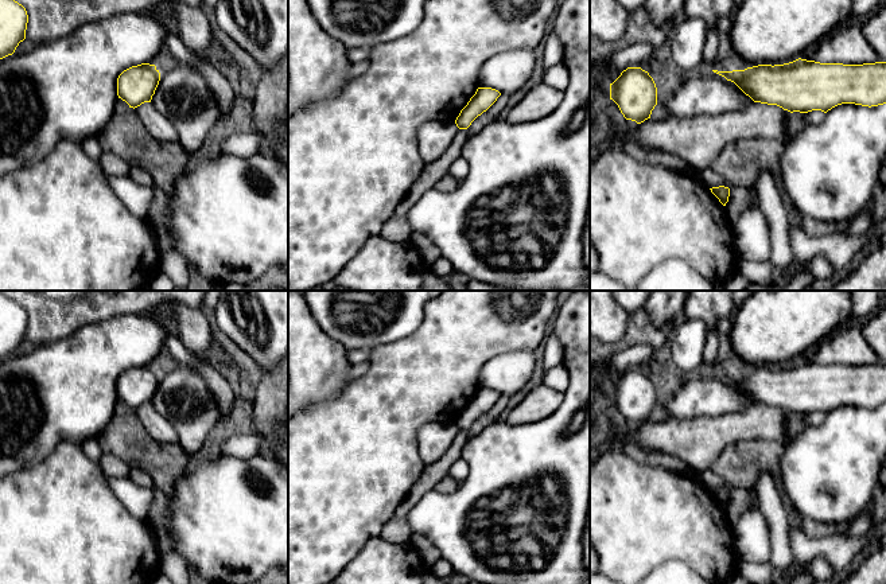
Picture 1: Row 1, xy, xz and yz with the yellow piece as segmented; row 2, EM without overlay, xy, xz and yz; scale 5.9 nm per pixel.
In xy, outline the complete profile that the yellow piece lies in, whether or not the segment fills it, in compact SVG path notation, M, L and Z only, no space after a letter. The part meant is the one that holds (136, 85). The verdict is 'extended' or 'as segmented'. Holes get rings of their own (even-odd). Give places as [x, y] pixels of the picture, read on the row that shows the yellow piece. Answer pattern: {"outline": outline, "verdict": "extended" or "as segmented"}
{"outline": "M141 63L124 70L117 78L117 96L129 108L137 108L151 102L160 81L160 73L155 65Z", "verdict": "as segmented"}

